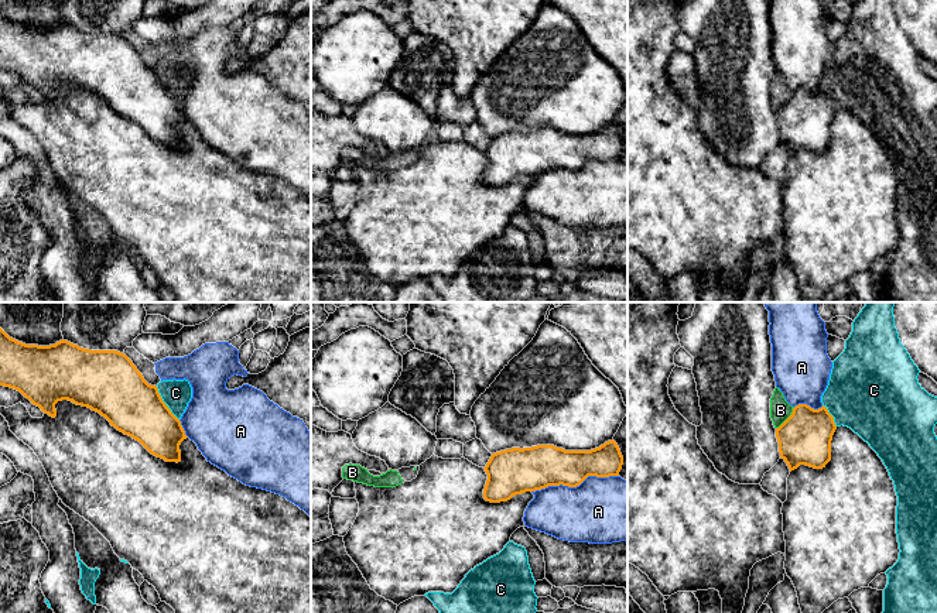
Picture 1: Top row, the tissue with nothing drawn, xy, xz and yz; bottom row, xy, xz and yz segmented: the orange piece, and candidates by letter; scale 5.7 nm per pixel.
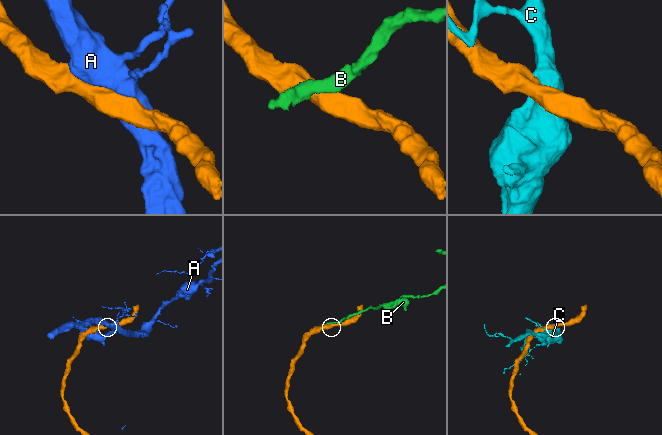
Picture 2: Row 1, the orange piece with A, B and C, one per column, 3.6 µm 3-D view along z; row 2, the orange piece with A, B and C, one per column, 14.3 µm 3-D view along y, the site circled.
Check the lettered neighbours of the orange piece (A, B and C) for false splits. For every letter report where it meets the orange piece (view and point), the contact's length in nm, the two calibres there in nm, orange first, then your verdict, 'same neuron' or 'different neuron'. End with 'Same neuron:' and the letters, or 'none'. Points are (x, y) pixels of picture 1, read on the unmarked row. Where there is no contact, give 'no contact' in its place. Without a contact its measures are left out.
A: meets orange in xz at (574, 170); contact 500 nm long; 240 nm thick on the orange side, 380 nm on the other; different neuron
B: meets orange in yz at (787, 102); contact 170 nm long; 300 nm thick on the orange side, 120 nm on the other; different neuron
C: meets orange in xy at (164, 86); contact 240 nm long; 320 nm thick on the orange side, 160 nm on the other; different neuron
Same neuron: none

